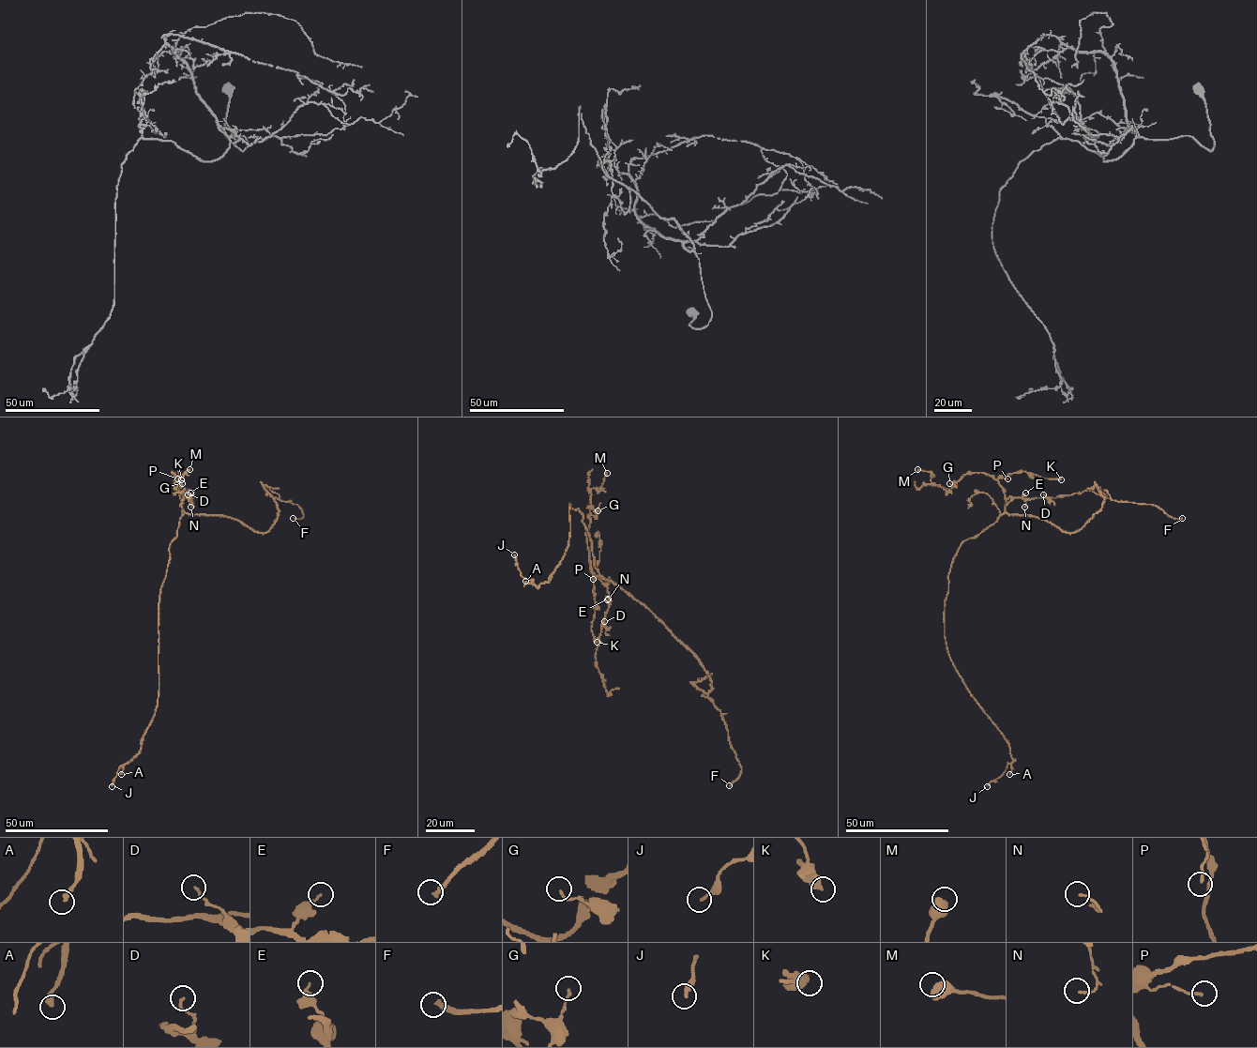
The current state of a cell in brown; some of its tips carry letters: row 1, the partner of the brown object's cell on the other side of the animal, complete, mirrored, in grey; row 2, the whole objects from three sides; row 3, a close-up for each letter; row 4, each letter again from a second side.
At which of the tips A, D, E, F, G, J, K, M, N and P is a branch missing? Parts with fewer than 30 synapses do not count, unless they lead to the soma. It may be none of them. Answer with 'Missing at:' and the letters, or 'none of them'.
Missing at: A, F

